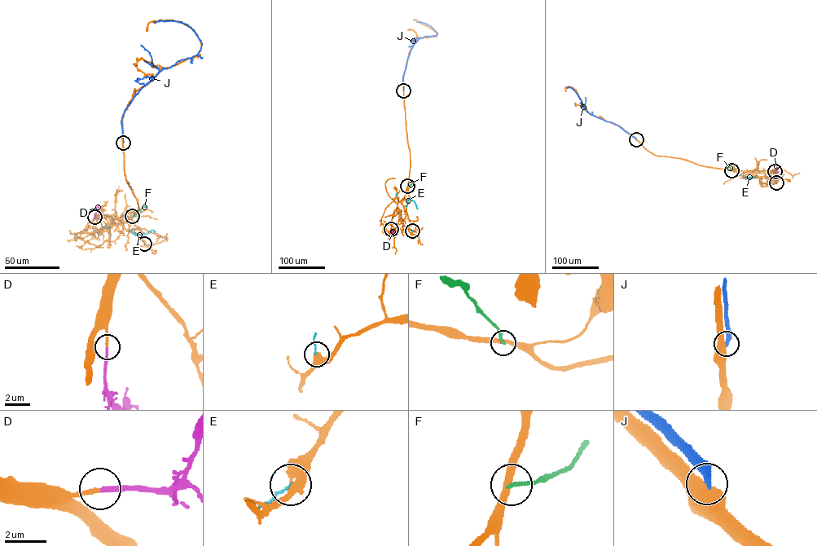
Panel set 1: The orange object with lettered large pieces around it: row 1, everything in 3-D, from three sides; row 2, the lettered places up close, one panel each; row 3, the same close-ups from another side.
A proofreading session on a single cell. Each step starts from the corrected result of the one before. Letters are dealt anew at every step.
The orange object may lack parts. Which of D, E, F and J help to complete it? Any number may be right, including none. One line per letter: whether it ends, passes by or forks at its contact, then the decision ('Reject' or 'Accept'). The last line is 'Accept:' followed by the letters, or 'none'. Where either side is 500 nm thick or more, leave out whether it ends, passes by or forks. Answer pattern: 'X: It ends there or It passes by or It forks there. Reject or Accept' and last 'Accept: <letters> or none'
D: It ends there. Accept
E: It ends there. Reject
F: It ends there. Reject
J: Reject
Accept: D

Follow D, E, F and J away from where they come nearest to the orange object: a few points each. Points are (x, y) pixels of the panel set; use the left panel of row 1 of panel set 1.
D: (94, 217), (98, 204)
E: (144, 244), (155, 231), (152, 230), (141, 235), (108, 227)
F: (133, 216), (147, 205)
J: (123, 143), (121, 119), (134, 96), (160, 72), (195, 55), (201, 46), (196, 34), (186, 24), (154, 22)

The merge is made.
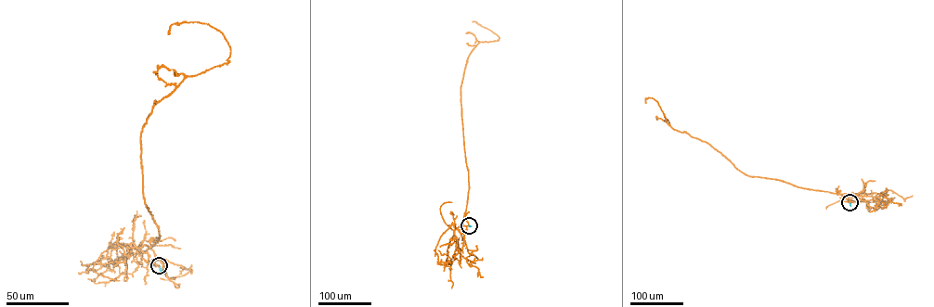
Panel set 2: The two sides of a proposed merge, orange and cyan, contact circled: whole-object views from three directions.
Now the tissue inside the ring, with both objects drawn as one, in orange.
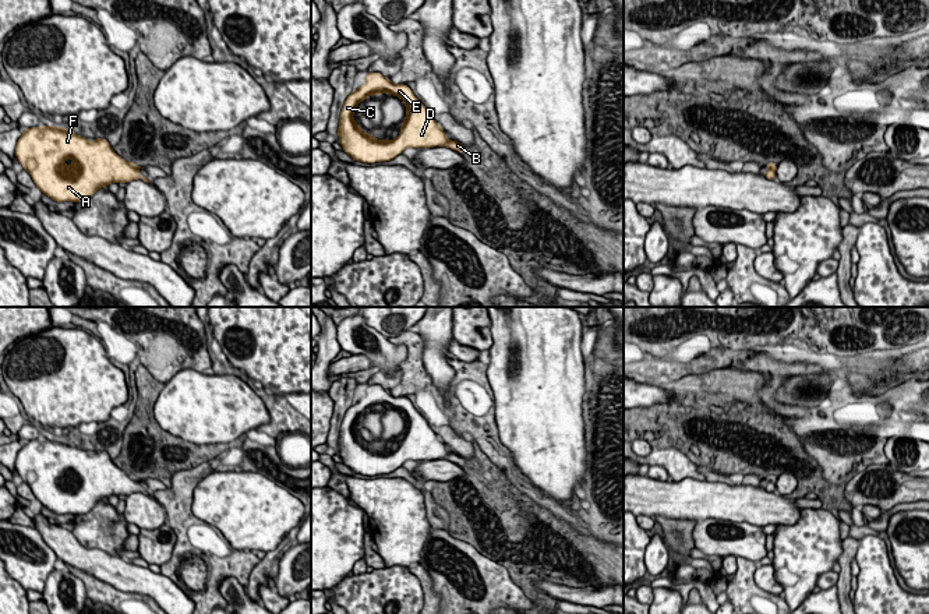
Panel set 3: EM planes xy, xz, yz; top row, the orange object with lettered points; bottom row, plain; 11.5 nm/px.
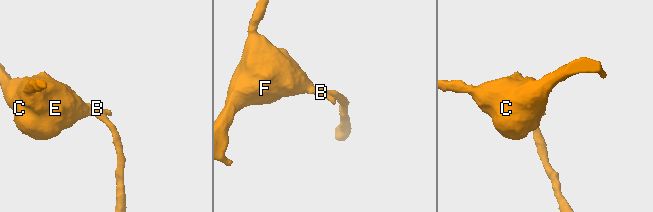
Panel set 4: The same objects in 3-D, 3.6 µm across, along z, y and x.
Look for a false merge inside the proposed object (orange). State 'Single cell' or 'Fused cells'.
Single cell

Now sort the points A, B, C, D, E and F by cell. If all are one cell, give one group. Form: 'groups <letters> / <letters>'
groups A B C D E F

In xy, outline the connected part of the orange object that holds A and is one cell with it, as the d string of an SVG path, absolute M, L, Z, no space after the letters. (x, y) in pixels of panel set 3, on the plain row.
M52 437L24 442L17 454L15 470L31 487L35 498L56 515L88 514L100 500L112 495L128 495L138 491L151 495L138 484L144 480L135 474L126 474L105 451L89 455L88 451L77 448L70 441L64 442Z

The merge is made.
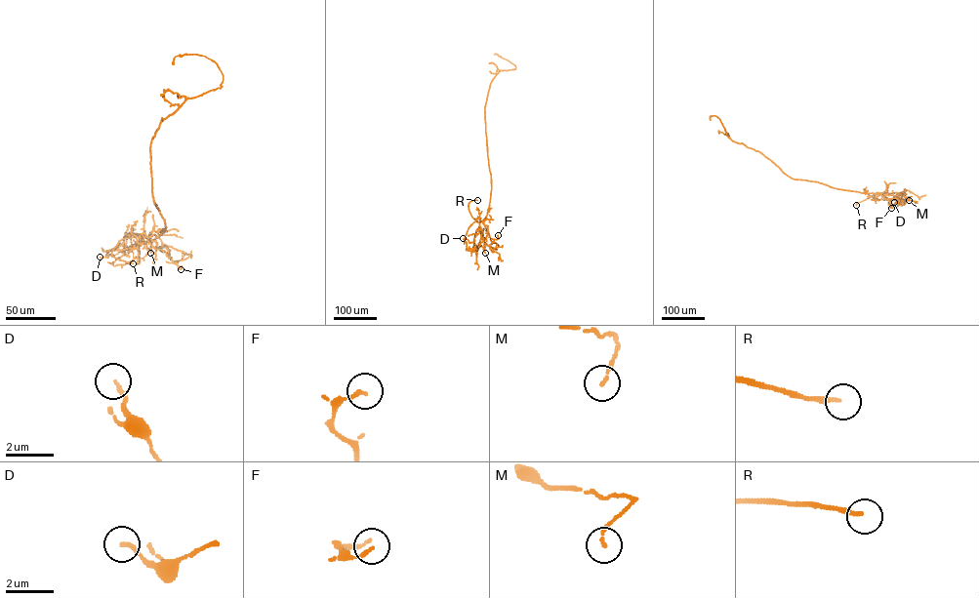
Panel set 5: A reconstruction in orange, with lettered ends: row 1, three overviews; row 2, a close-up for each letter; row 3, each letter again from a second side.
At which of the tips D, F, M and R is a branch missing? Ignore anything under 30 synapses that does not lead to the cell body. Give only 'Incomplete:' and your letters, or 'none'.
Incomplete: R

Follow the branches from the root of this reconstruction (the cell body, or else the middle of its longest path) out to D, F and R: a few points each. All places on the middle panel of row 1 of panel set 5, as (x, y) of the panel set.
D: (486, 140), (491, 185), (489, 206), (476, 232), (472, 250), (467, 250), (463, 238)
F: (486, 140), (491, 189), (487, 215), (480, 221), (487, 226), (492, 243), (498, 235)
R: (486, 140), (491, 189), (487, 215), (479, 222), (469, 207), (470, 201), (477, 200)

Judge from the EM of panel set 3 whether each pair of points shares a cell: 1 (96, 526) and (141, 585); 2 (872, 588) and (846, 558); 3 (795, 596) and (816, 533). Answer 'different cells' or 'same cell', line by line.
1: different cells
2: different cells
3: same cell

